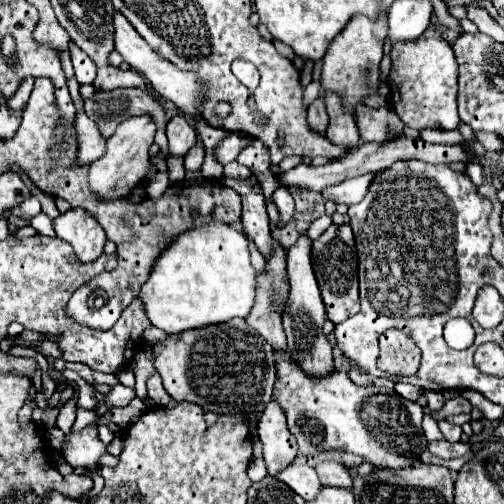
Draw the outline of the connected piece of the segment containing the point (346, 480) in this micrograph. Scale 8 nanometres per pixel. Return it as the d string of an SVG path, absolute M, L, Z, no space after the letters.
M322 462L314 468L318 472L318 478L322 480L324 486L334 486L334 488L352 488L350 474L344 470L342 464L334 462Z

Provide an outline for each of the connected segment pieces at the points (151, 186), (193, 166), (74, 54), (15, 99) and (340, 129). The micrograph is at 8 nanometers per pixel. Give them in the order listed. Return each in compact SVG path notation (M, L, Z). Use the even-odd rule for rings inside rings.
M158 172L154 178L148 180L146 194L148 194L150 198L160 198L168 186L170 186L170 182L168 182L168 174L166 174L166 172Z
M194 144L194 148L190 148L190 152L184 156L184 164L188 172L198 172L200 166L204 162L204 146L202 144Z
M70 42L69 50L74 74L79 84L92 84L97 73L94 62L74 42Z
M24 78L22 84L18 86L16 94L10 98L10 108L12 110L24 110L28 98L30 98L30 92L32 92L32 86L34 86L34 78Z
M324 96L326 108L330 114L326 138L330 138L332 144L340 144L346 148L358 148L360 136L356 128L354 116L346 116L346 112L338 112L338 98L336 96Z

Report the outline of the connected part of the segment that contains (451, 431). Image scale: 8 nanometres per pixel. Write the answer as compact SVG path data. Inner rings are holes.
M438 420L438 426L440 426L442 436L444 436L448 442L458 442L458 440L460 440L460 436L462 436L462 426L450 424L448 420Z

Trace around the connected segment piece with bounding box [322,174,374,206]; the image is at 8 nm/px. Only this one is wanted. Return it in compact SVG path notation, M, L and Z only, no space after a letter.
M364 174L364 176L344 180L342 184L334 184L330 188L324 188L322 198L332 200L334 204L346 204L346 206L358 204L364 198L364 194L368 192L372 178L374 178L374 174Z

